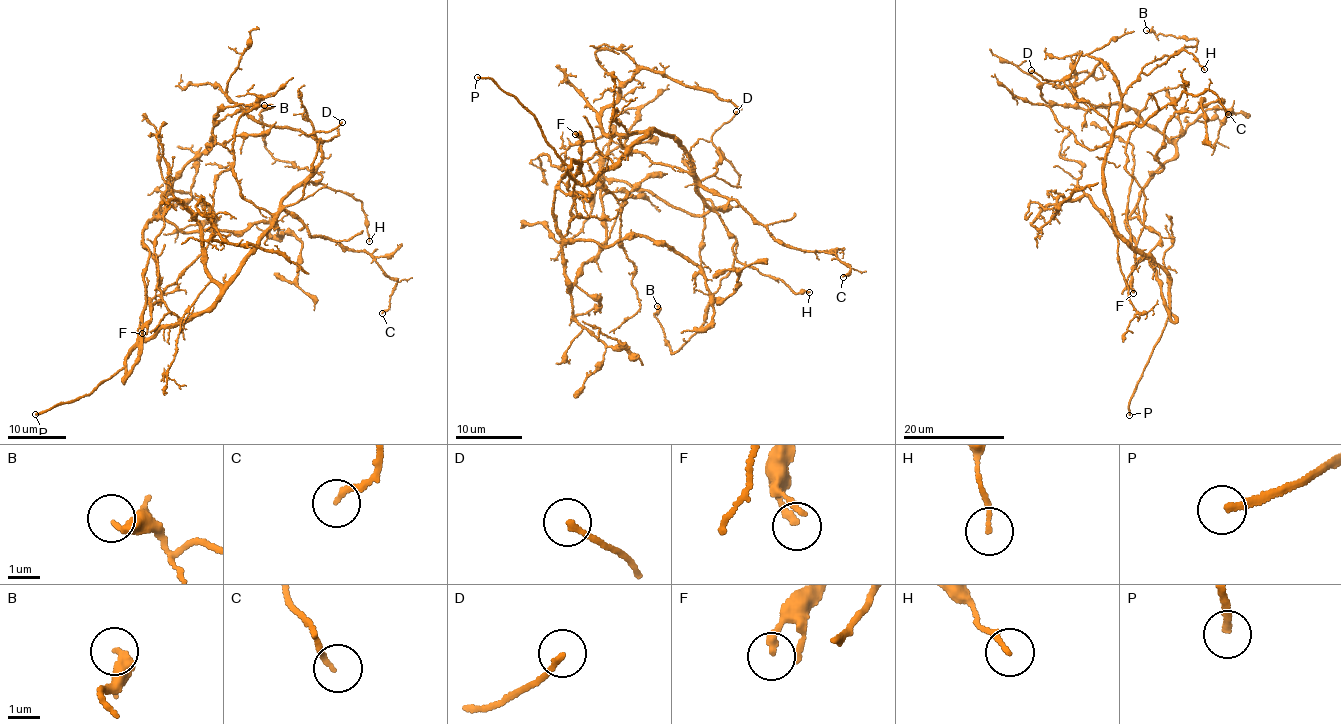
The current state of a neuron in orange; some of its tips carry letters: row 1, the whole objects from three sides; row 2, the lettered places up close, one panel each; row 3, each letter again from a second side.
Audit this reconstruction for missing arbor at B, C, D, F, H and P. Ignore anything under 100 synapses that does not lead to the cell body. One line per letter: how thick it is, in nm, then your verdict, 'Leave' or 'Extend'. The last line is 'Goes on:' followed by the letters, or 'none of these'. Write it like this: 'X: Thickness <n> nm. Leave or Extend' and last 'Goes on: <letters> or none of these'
B: Thickness 240 nm. Leave
C: Thickness 160 nm. Leave
D: Thickness 170 nm. Leave
F: Thickness 200 nm. Leave
H: Thickness 140 nm. Leave
P: Thickness 190 nm. Extend
Goes on: P

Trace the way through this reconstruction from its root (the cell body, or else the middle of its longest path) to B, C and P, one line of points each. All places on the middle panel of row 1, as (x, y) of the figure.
B: (588, 181), (643, 133), (663, 133), (684, 151), (695, 192), (733, 235), (732, 269), (674, 353), (657, 306)
C: (588, 181), (643, 133), (663, 133), (704, 186), (738, 201), (786, 245), (835, 254), (850, 267), (843, 277)
P: (588, 181), (582, 183), (571, 176), (569, 165), (548, 142), (539, 123), (516, 98), (489, 78), (477, 77)

